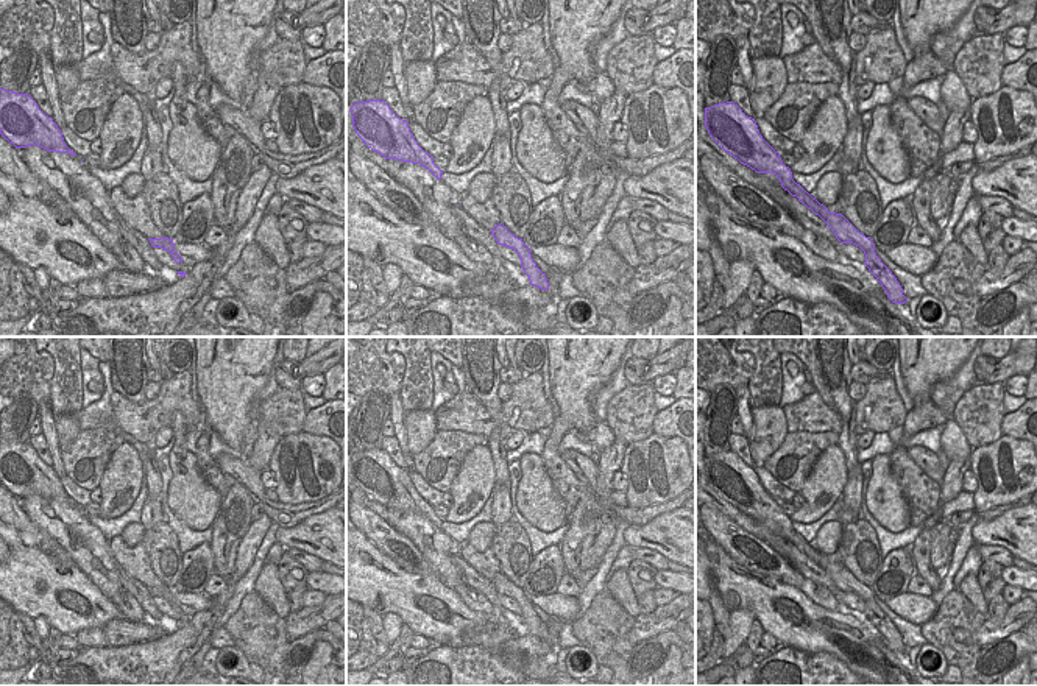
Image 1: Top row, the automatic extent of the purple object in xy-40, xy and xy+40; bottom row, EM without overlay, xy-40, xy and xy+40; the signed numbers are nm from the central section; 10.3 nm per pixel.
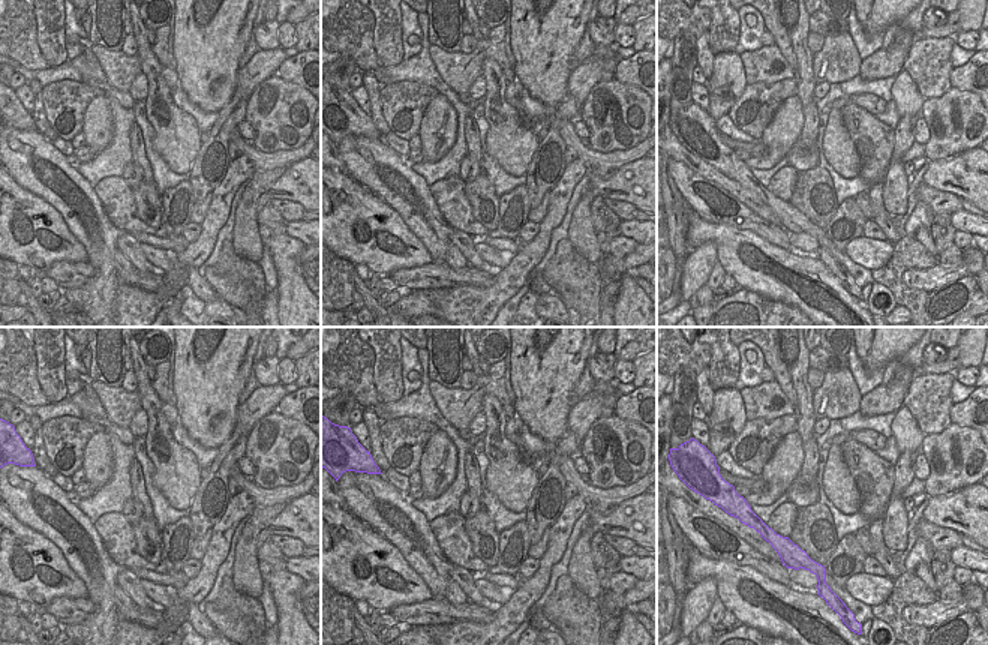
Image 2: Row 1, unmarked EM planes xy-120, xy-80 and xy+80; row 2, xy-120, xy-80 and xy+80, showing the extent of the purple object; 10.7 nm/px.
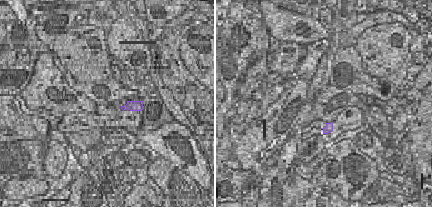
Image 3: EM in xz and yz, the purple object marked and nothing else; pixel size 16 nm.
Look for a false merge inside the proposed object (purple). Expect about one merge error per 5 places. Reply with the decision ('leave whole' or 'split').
leave whole

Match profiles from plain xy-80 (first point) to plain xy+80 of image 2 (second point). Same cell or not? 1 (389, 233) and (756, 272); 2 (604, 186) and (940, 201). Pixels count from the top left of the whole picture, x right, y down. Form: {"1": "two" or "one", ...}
{"1": "one", "2": "two"}

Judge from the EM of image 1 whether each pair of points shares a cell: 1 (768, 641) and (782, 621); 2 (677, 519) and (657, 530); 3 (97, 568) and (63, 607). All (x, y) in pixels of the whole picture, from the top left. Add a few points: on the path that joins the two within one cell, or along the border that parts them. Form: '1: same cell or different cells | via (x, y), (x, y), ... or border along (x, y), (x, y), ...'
1: different cells | border along (764, 630), (778, 641)
2: same cell | via (672, 524), (661, 532)
3: different cells | border along (77, 565), (111, 602)

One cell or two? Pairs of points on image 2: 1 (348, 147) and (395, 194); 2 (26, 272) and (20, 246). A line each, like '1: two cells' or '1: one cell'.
1: one cell
2: two cells

